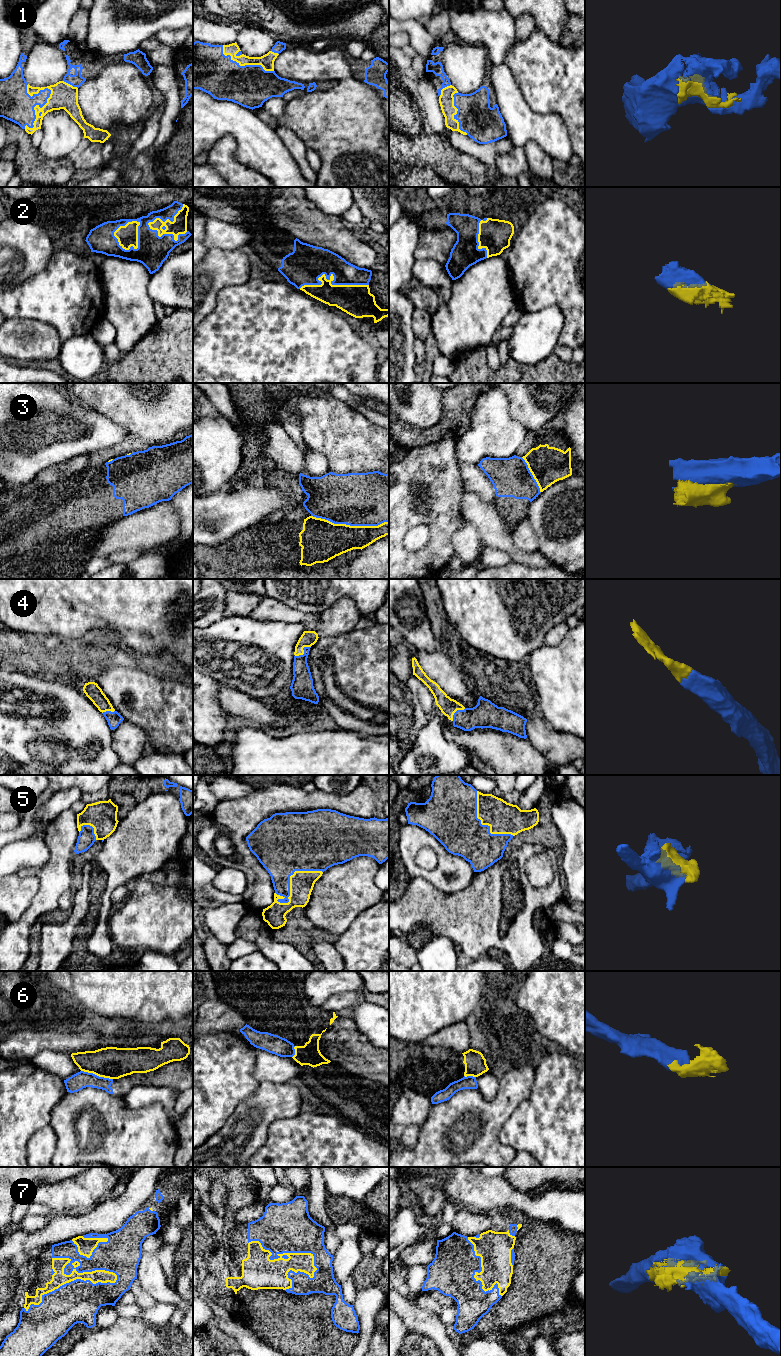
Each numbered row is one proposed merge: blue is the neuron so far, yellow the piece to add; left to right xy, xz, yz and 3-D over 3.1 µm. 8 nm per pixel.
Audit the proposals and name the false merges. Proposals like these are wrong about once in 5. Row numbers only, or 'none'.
3, 6

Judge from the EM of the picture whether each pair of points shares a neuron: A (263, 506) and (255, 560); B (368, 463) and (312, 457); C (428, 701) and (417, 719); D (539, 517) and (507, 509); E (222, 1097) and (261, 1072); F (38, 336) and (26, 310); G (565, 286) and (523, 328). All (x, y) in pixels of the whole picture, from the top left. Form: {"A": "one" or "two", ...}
{"A": "two", "B": "two", "C": "two", "D": "two", "E": "two", "F": "two", "G": "two"}

